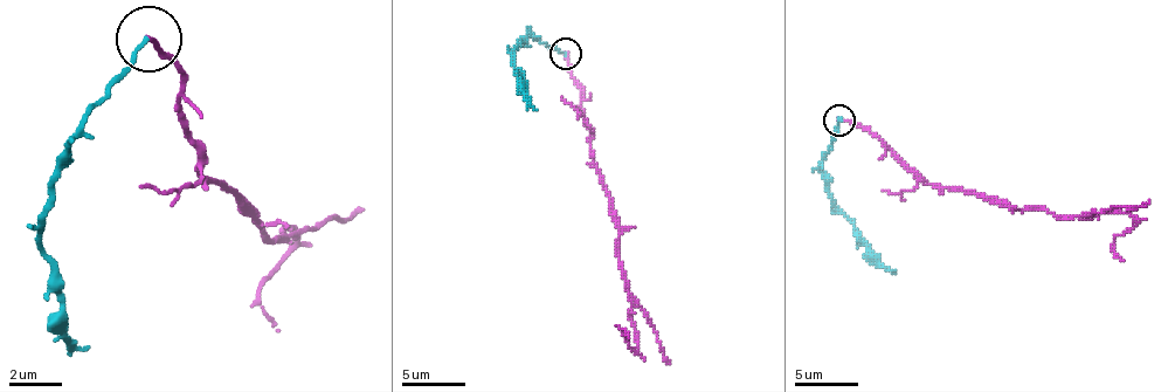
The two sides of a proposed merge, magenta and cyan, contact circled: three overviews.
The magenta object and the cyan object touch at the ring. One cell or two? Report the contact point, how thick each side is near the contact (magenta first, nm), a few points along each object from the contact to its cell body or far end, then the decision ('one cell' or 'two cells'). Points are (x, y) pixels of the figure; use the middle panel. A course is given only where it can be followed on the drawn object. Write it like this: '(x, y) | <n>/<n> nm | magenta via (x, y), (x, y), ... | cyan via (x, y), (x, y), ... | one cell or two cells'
(566, 53) | 180/170 nm | magenta via (565, 53), (581, 90), (591, 144), (619, 233), (619, 259), (638, 348), (631, 348), (619, 329), (628, 338) | cyan via (565, 53), (559, 53), (537, 36), (515, 49), (524, 97), (537, 109) | two cells

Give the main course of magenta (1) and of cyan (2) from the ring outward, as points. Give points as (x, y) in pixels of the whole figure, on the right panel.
1: (838, 121), (876, 133), (930, 184), (1057, 215), (1127, 213), (1133, 226), (1114, 239), (1124, 261)
2: (838, 121), (838, 133), (822, 156), (835, 206), (883, 263), (894, 270)

